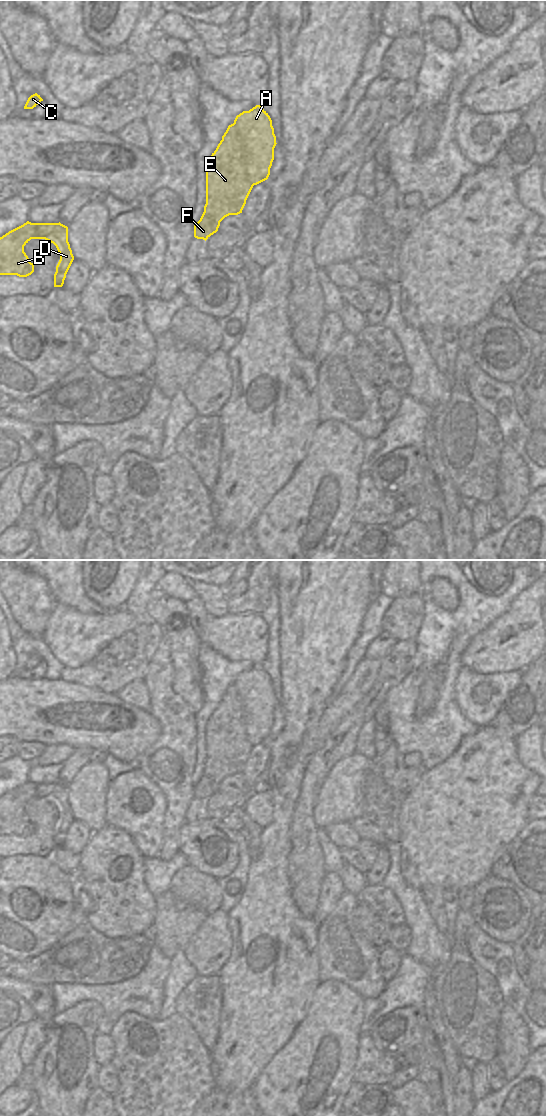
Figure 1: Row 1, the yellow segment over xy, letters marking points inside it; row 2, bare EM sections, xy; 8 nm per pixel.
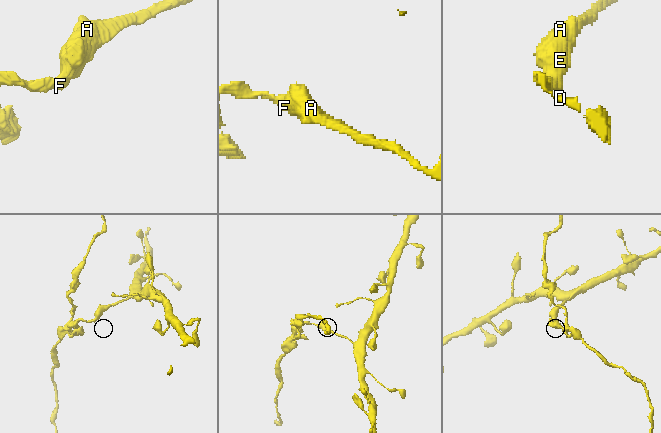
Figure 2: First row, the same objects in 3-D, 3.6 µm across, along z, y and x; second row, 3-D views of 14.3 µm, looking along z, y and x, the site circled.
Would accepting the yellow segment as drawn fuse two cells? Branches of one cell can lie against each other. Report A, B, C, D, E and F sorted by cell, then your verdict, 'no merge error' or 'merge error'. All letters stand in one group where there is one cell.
A / B C D E F; merge error

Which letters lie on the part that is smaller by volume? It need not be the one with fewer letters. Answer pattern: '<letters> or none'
B, C, D, E, F

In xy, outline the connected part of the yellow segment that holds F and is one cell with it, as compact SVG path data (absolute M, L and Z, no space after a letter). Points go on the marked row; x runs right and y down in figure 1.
M231 124L206 164L206 204L200 220L194 225L194 237L206 241L218 231L220 222L225 217L242 213L253 186L246 174L244 152L238 132L234 124Z

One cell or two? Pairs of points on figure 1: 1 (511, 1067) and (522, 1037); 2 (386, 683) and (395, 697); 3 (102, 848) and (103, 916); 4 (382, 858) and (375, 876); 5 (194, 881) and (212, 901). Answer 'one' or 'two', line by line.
1: one
2: two
3: one
4: one
5: one

